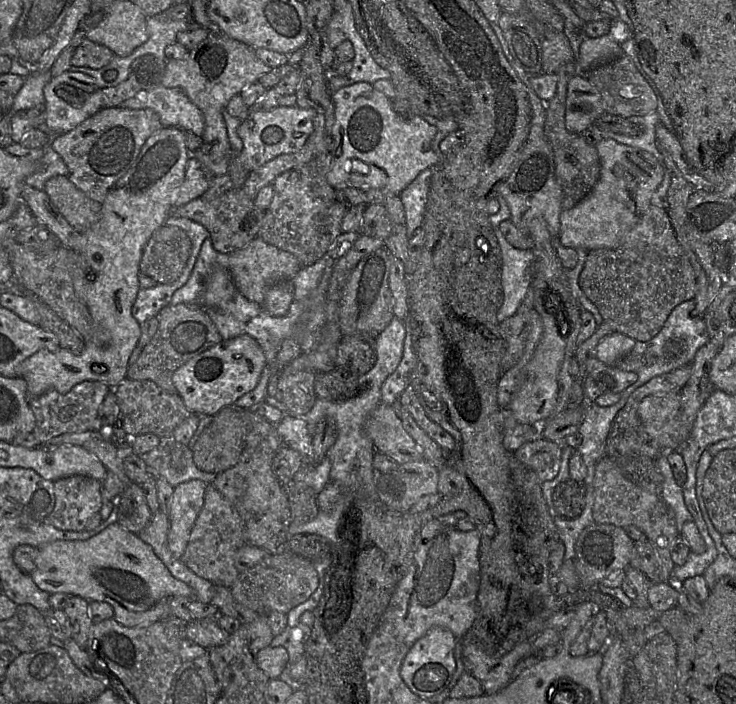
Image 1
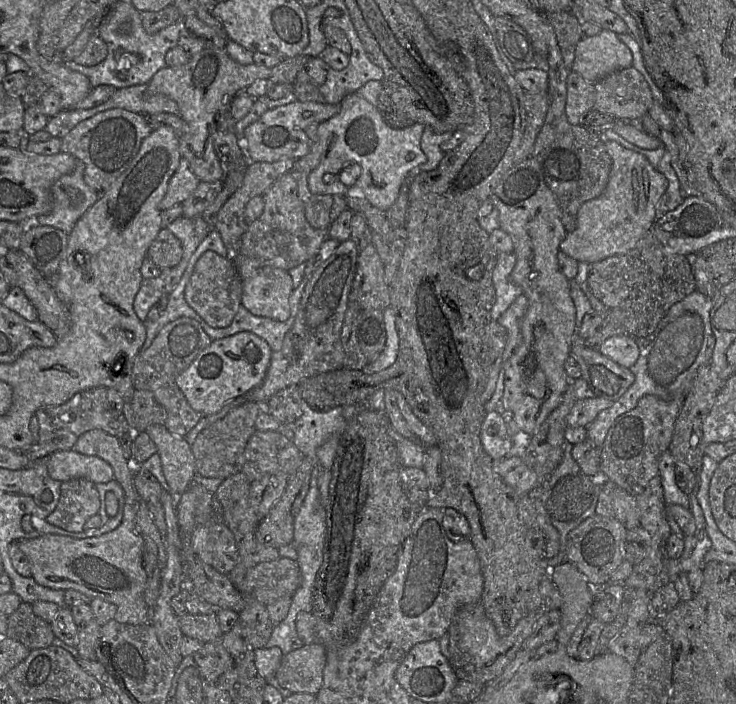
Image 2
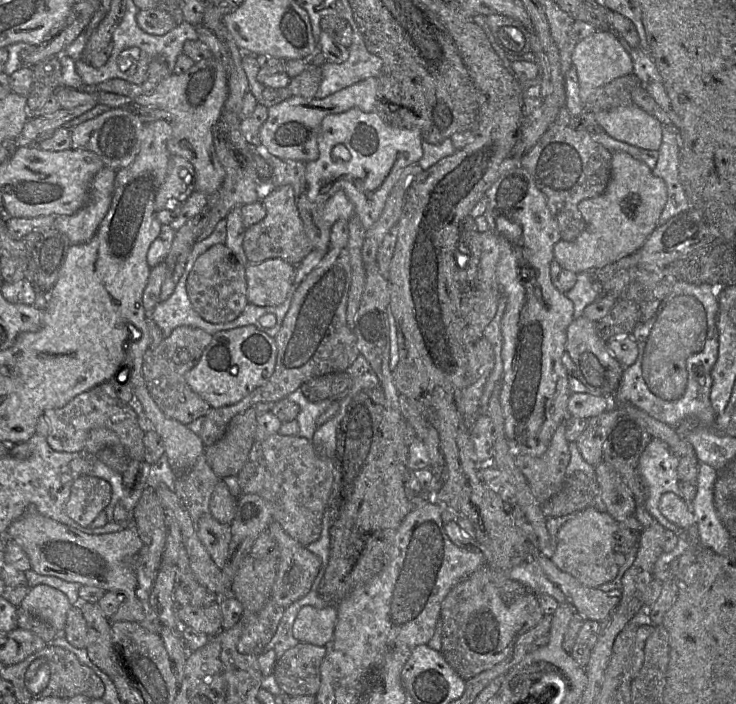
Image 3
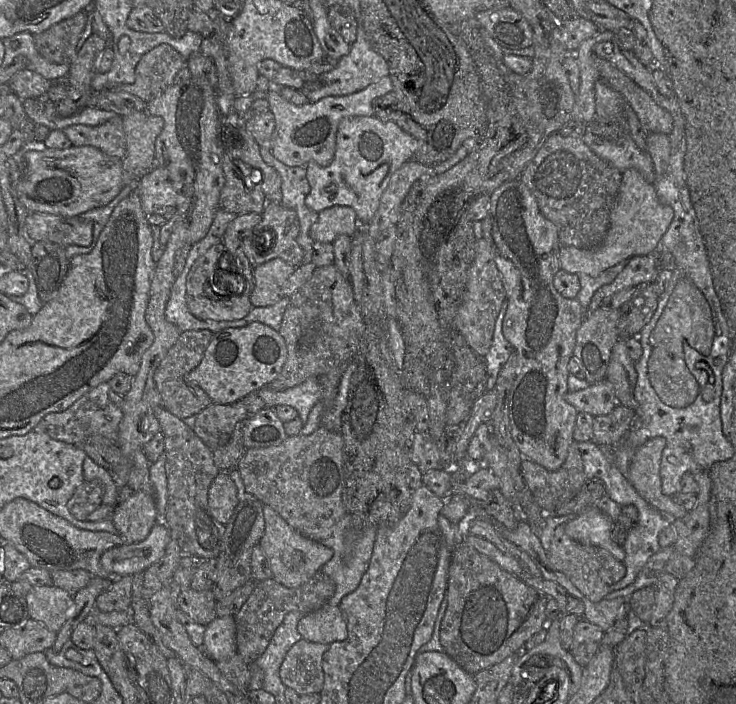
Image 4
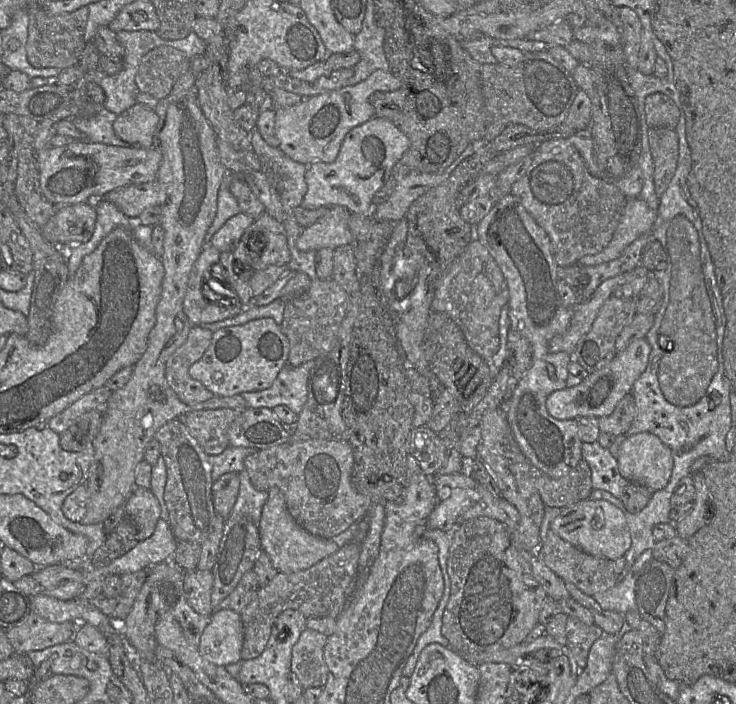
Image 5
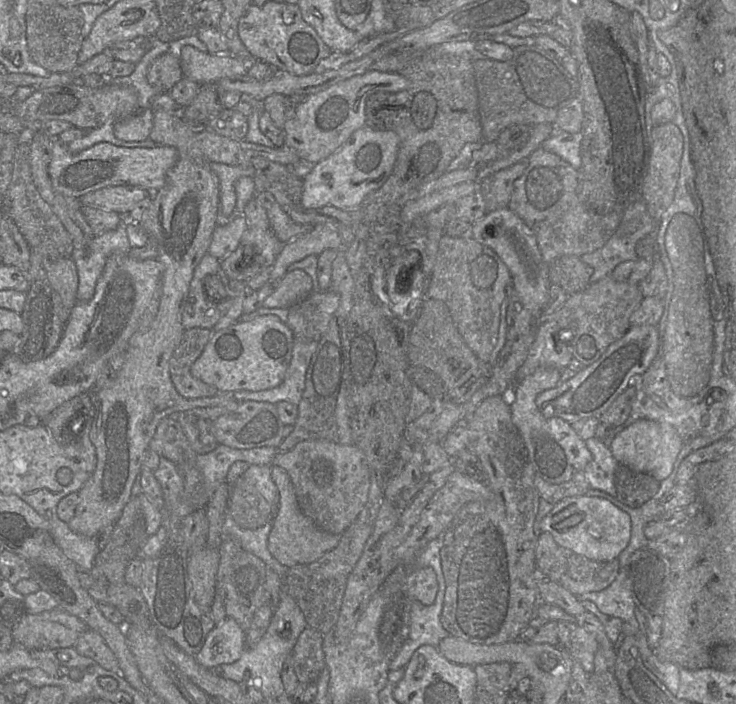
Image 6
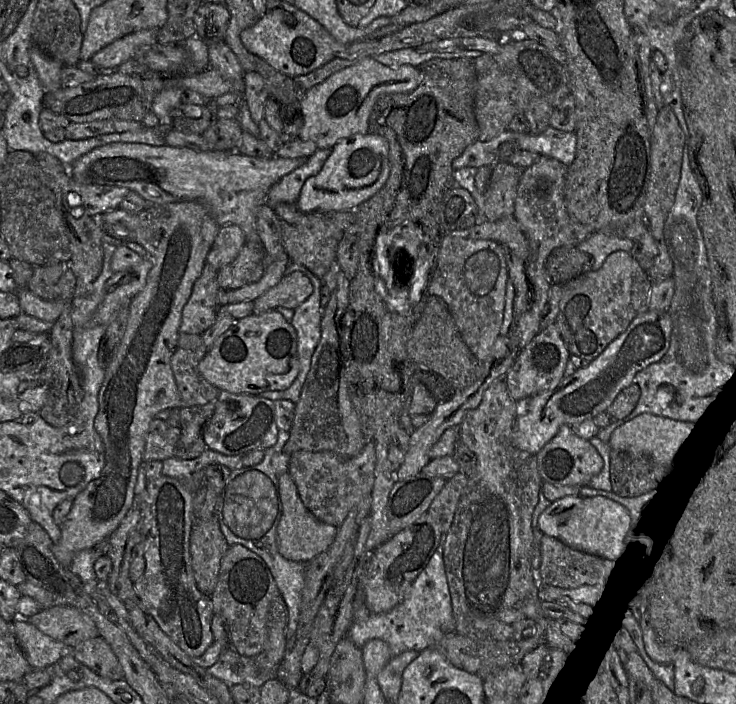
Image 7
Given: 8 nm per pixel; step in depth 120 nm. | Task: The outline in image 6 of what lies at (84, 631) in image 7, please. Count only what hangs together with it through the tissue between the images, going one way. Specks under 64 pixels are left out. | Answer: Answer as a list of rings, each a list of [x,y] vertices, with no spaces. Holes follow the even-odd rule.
[[[57,608],[28,614],[12,629],[12,636],[14,642],[29,650],[68,648],[87,629],[81,619]]]

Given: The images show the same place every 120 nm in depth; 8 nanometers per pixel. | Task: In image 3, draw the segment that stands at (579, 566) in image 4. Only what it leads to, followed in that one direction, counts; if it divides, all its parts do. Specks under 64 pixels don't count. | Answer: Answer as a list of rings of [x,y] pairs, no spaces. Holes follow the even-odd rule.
[[[588,507],[559,529],[556,550],[550,559],[560,570],[570,574],[583,585],[598,588],[614,580],[619,572],[614,550],[617,526],[618,522],[607,512]]]

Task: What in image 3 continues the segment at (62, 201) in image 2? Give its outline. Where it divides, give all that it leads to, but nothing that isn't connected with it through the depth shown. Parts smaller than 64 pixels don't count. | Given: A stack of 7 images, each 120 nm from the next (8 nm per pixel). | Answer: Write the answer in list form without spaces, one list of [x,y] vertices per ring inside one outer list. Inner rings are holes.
[[[103,167],[92,179],[88,202],[72,215],[55,216],[53,227],[66,236],[70,245],[87,243],[95,235],[111,205],[115,172],[110,168]]]

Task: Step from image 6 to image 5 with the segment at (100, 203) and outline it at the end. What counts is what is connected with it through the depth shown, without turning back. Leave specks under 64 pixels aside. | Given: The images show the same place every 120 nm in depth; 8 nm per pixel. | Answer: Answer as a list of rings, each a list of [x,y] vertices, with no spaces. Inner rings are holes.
[[[156,179],[114,189],[102,198],[116,205],[128,218],[137,219],[146,208],[161,206],[166,200],[166,193]]]

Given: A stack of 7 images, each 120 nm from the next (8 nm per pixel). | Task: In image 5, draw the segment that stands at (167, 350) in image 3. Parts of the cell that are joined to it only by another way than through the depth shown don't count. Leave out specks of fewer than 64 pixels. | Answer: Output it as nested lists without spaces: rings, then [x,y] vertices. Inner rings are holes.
[[[192,326],[185,343],[167,359],[165,377],[177,397],[187,405],[211,399],[215,395],[189,375],[190,366],[200,360],[209,347],[213,332]]]

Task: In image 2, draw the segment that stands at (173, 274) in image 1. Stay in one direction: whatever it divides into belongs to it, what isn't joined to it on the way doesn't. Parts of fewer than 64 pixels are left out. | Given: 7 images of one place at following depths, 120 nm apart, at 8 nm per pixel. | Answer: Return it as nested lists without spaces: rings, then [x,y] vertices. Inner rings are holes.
[[[166,227],[151,242],[147,257],[161,270],[176,266],[183,255],[180,240]]]

